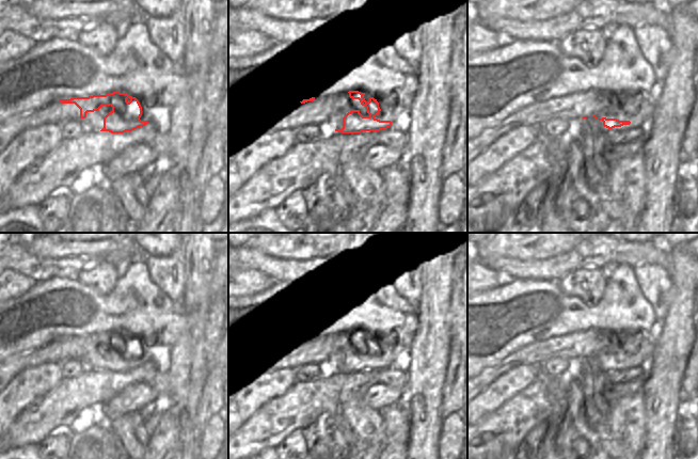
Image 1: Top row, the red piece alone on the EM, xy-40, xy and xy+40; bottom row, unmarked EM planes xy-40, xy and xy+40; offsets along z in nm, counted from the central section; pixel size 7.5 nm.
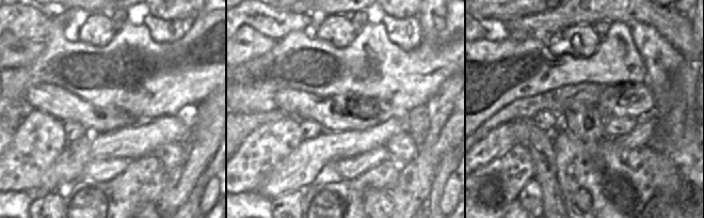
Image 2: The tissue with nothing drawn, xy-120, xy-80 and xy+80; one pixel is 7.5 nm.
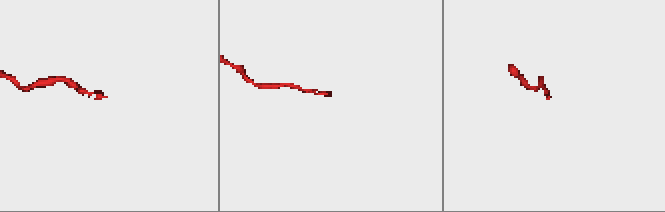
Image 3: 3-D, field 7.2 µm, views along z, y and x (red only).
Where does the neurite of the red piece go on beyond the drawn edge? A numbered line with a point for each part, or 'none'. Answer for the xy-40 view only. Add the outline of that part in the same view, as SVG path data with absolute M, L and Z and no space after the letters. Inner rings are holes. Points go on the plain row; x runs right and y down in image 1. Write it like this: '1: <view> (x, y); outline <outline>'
1: xy-40 (151, 350); outline M137 337L138 338L138 337ZM138 338L142 346L141 360L147 360L148 362L156 362L158 358L161 358L163 352L165 355L170 355L171 348L162 347L157 344L154 338Z

